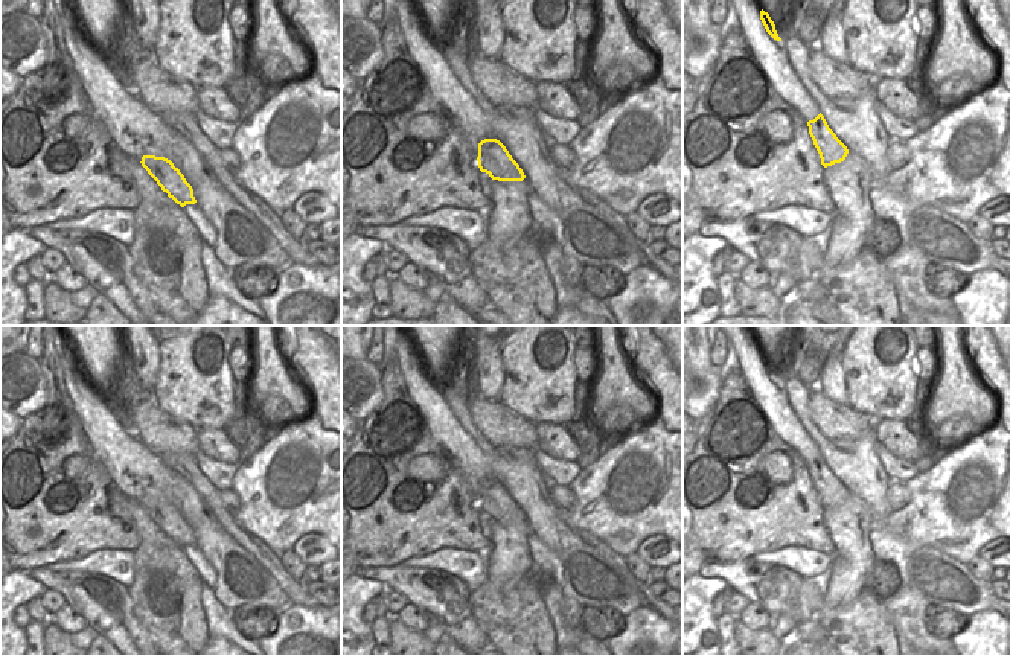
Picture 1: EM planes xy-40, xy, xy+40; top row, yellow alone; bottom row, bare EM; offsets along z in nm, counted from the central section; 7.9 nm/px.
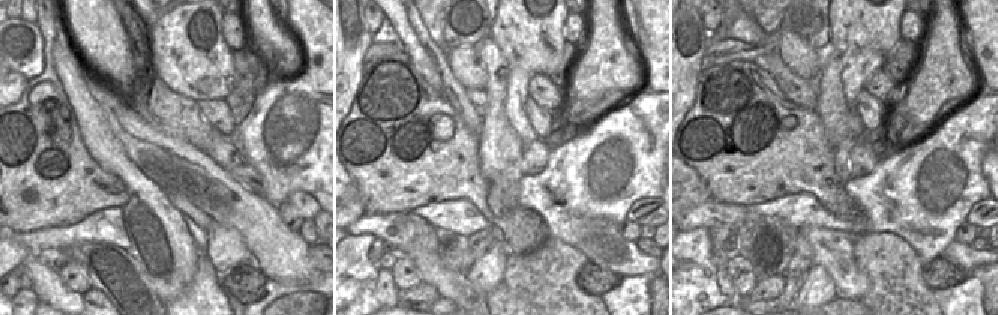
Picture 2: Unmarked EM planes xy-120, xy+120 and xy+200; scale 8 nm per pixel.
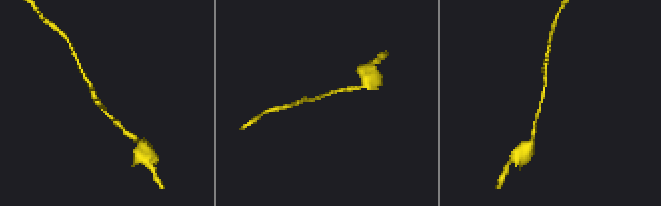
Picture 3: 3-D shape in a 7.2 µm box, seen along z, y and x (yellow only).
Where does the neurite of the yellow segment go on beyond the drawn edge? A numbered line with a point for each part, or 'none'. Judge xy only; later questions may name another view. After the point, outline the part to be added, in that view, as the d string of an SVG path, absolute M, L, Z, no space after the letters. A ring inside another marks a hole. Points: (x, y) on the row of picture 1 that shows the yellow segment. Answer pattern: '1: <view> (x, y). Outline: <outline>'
none.

